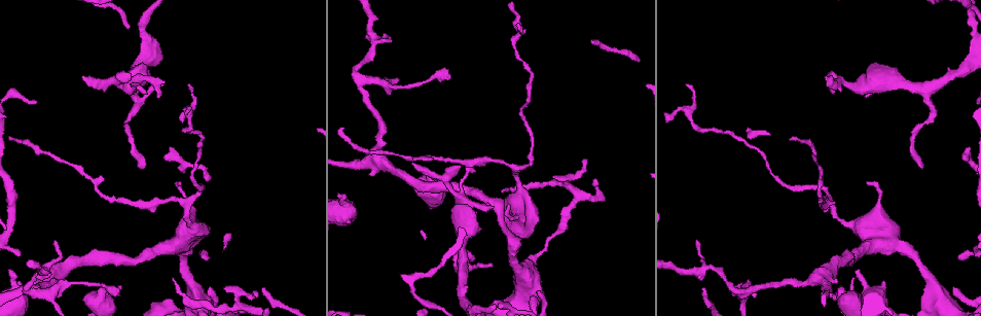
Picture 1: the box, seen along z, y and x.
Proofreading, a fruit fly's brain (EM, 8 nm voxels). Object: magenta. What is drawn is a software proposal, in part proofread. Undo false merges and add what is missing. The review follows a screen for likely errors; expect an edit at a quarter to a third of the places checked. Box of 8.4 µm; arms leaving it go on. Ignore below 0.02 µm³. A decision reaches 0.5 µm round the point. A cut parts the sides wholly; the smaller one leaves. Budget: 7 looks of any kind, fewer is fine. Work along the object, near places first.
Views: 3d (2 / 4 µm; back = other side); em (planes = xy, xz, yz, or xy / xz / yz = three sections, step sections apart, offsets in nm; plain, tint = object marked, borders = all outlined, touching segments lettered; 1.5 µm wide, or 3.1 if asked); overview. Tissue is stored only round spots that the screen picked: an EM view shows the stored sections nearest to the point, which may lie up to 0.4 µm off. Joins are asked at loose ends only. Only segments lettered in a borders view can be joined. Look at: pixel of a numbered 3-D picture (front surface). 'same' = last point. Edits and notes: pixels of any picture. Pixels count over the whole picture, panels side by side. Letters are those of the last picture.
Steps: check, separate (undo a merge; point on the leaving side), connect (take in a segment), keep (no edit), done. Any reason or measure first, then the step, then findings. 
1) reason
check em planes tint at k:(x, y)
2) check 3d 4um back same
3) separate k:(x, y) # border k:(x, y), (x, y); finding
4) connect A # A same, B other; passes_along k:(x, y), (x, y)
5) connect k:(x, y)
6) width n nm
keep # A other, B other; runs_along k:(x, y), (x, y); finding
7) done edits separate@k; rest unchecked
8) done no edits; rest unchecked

free end
check em xy step 8 borders at 1:(180, 181)

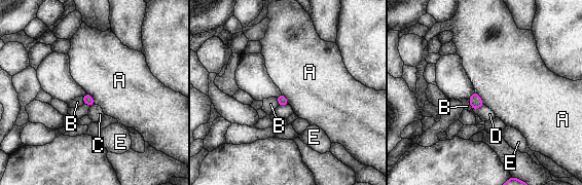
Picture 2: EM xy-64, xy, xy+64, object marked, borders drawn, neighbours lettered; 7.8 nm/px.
keep # A other, B other, C other, D other, E other; border 2:(475, 90), (484, 104); no lettered segment goes on from it

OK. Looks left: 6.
check 3d 2um at 1:(369, 54)

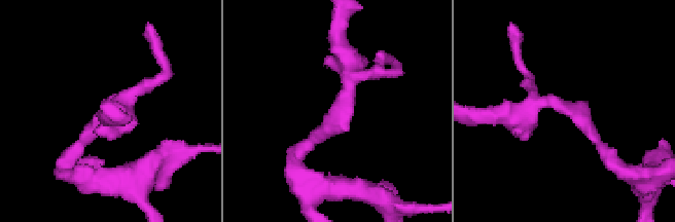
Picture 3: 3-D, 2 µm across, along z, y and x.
check em planes borders at 3:(342, 109)

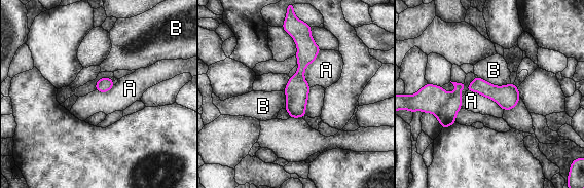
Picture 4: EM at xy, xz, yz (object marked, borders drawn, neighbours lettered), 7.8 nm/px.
longest_contact A 300 nm
keep # A other, B other; runs_along 4:(432, 87), (440, 96), (465, 87), (516, 97); continuous, no second neuron

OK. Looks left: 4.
an open end
check em planes borders at 1:(118, 287)

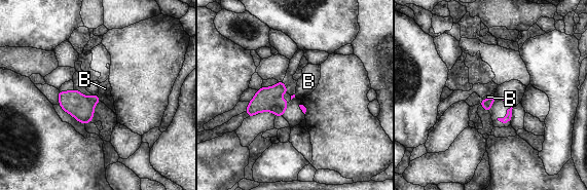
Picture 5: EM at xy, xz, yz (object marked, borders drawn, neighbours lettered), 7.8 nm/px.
width 80 nm; longest_contact B 60 nm
keep # B other; none of them fits

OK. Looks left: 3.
done no edits; rest unchecked

